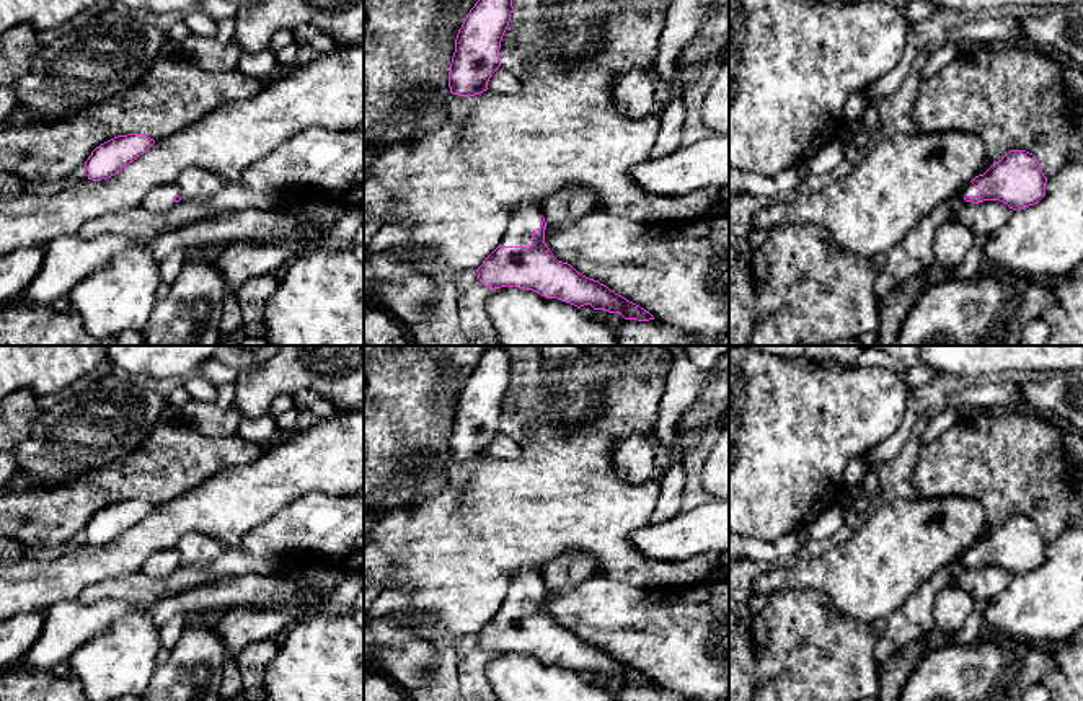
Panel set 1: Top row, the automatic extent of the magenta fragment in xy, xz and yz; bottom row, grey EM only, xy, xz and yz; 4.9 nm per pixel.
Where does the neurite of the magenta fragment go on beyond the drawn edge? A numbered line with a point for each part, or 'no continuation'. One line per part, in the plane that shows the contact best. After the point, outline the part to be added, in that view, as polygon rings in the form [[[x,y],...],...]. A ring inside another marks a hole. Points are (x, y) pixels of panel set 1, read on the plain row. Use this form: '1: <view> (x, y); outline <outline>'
1: xz (526, 582); outline [[[535,567],[519,569],[511,580],[509,592],[502,602],[504,611],[530,611],[532,598],[540,593],[542,574]]]

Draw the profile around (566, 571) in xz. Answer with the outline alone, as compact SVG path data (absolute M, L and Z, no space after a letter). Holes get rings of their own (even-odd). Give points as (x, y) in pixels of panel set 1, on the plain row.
M559 554L540 569L548 590L563 590L584 584L597 575L597 562L587 554Z

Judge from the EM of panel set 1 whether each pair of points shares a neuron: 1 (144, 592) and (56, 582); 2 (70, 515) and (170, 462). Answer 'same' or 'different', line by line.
1: different
2: same

